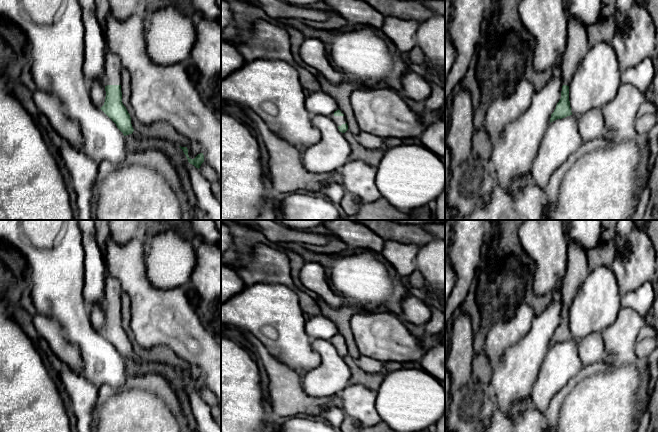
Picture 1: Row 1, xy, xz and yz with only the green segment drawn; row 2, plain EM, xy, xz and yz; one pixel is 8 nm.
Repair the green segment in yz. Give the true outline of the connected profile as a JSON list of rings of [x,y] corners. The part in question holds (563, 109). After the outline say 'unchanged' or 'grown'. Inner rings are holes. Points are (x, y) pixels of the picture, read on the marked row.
[[[568,18],[567,21],[568,41],[567,47],[562,55],[561,73],[562,73],[562,91],[561,98],[551,114],[550,123],[572,115],[569,101],[570,81],[585,56],[590,45],[586,34],[586,28],[575,18]]]; grown

